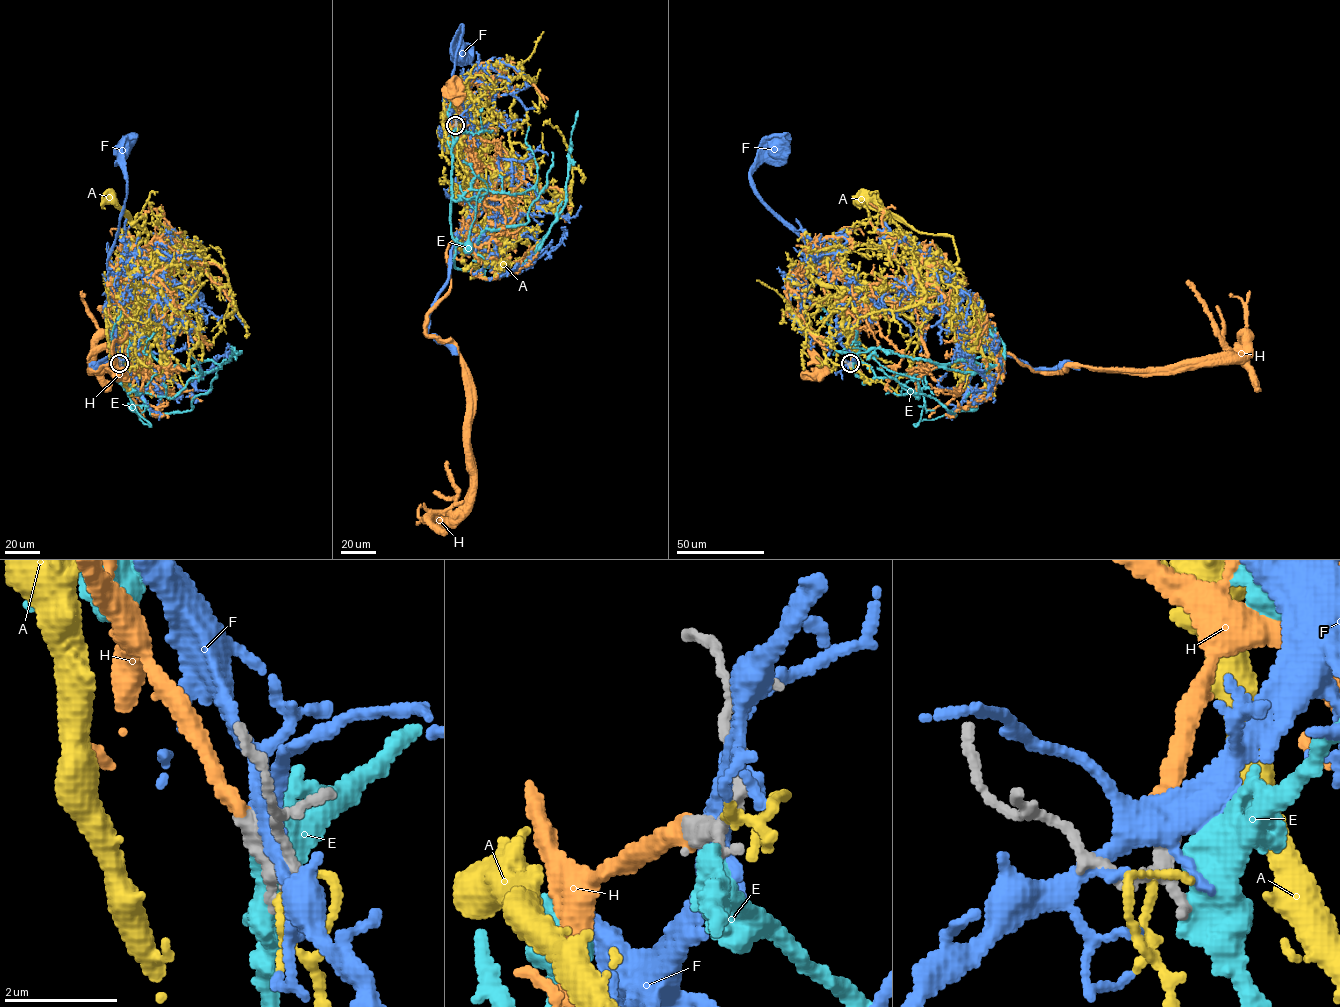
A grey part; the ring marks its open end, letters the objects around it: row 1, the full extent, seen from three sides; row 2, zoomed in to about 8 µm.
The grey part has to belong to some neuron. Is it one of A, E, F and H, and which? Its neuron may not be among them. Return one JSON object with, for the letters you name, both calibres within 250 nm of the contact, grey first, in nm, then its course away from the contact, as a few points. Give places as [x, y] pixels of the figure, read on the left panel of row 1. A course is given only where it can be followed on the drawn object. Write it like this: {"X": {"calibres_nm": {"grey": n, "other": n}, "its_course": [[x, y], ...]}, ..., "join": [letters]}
{"H": {"calibres_nm": {"grey": 280, "other": 340}, "its_course": [[119, 363], [134, 301], [114, 357], [90, 371], [134, 369], [112, 350], [110, 280]]}, "join": ["H"]}

